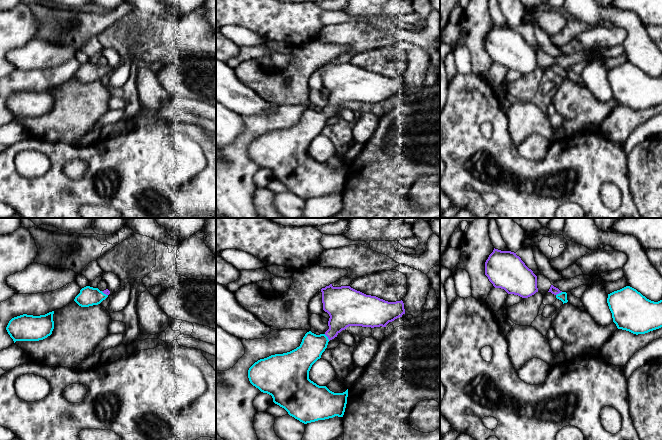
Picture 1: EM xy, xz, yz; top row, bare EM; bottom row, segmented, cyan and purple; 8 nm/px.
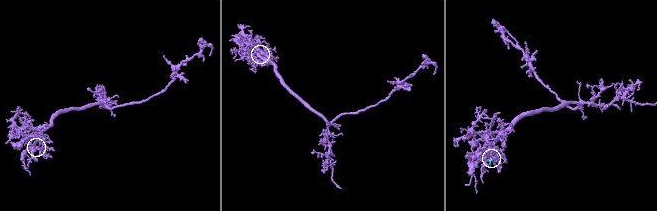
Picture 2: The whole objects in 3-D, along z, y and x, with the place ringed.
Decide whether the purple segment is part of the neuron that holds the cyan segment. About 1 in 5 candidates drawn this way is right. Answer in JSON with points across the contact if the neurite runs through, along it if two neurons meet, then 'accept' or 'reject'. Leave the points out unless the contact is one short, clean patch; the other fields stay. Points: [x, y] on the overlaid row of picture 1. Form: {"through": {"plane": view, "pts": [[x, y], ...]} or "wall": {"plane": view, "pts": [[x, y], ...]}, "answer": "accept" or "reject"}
{"through": {"plane": "xz", "pts": [[312, 346], [327, 337], [333, 331], [344, 311]]}, "answer": "accept"}

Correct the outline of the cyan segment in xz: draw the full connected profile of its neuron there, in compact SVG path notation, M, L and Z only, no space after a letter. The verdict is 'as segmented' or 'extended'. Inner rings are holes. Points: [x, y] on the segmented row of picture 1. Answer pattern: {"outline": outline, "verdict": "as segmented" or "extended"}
{"outline": "M332 284L321 289L323 310L330 316L329 329L320 335L307 332L299 347L283 353L271 355L255 362L248 370L250 383L261 392L272 396L273 402L284 408L288 414L307 424L335 416L343 417L348 397L348 389L334 393L326 386L319 386L309 379L312 365L321 358L328 342L349 326L386 327L389 322L405 314L403 301L388 302L376 296L366 295L350 286L333 287Z", "verdict": "extended"}

